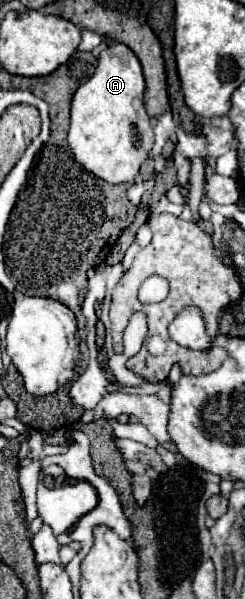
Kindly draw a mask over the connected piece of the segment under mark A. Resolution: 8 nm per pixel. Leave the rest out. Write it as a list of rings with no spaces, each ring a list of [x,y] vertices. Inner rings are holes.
[[[110,43],[98,57],[94,75],[72,95],[68,143],[76,161],[108,183],[132,183],[152,151],[154,133],[144,109],[144,75],[138,57],[124,43]]]

